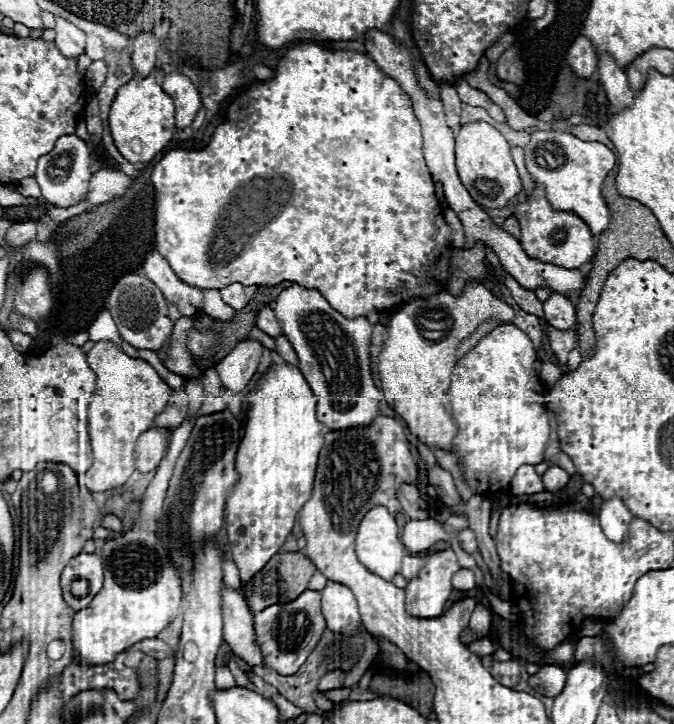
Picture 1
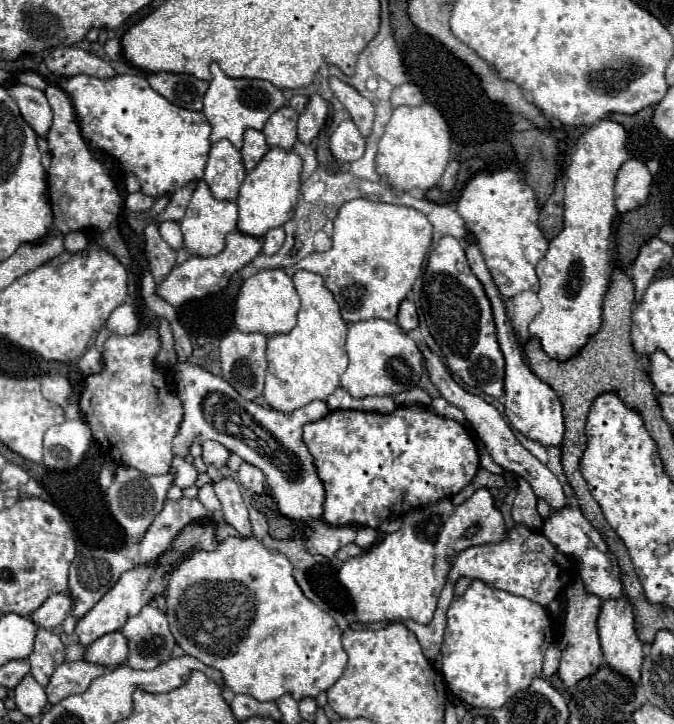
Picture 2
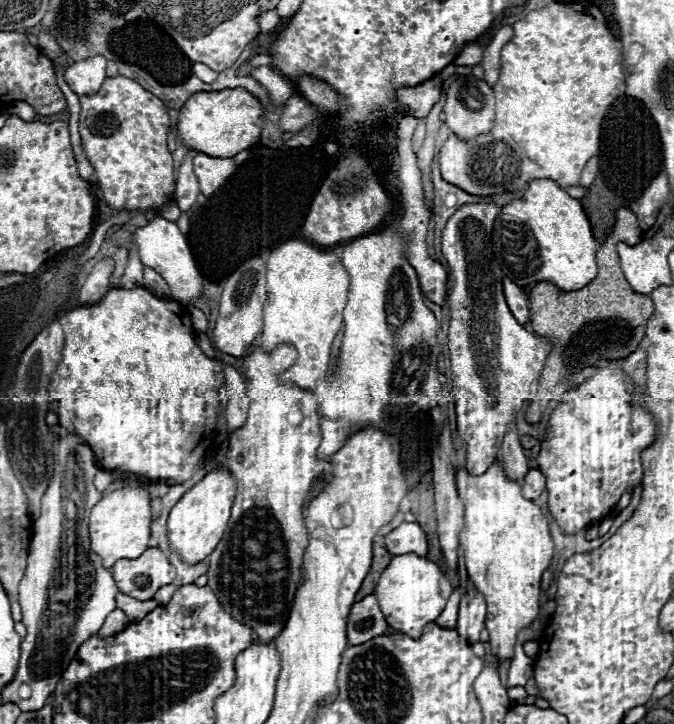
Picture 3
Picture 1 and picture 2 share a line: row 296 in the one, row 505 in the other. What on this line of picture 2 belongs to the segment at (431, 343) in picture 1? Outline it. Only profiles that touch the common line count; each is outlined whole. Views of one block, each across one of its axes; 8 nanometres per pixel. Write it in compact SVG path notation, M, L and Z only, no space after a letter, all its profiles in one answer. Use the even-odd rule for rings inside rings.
M480 488L460 506L454 506L450 500L440 500L432 506L410 510L402 516L400 530L386 534L376 546L360 556L348 558L340 566L338 578L354 600L358 622L414 620L418 624L428 624L446 584L452 558L470 546L502 542L506 536L504 516L496 508L492 492ZM474 524L480 526L476 536L464 538L466 528Z

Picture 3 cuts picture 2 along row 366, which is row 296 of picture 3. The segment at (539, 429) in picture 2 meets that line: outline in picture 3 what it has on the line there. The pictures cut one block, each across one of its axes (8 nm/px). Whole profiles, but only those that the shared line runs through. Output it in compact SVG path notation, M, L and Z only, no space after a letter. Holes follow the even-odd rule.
M504 278L504 294L506 294L506 302L512 310L512 314L516 316L518 322L526 324L530 322L530 300L528 294L510 278Z

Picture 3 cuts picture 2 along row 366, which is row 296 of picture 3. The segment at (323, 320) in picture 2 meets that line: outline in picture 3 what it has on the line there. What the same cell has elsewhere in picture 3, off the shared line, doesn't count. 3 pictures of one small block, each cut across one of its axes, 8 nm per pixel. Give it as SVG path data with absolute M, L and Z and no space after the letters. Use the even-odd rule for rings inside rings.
M288 240L274 248L266 260L266 288L268 298L264 304L264 332L260 334L258 346L266 352L272 352L280 344L290 344L296 348L298 358L296 362L284 372L282 384L292 384L300 390L312 390L328 372L330 366L330 350L332 342L342 326L342 310L346 306L348 294L348 274L338 258L330 252L316 250L302 240Z

